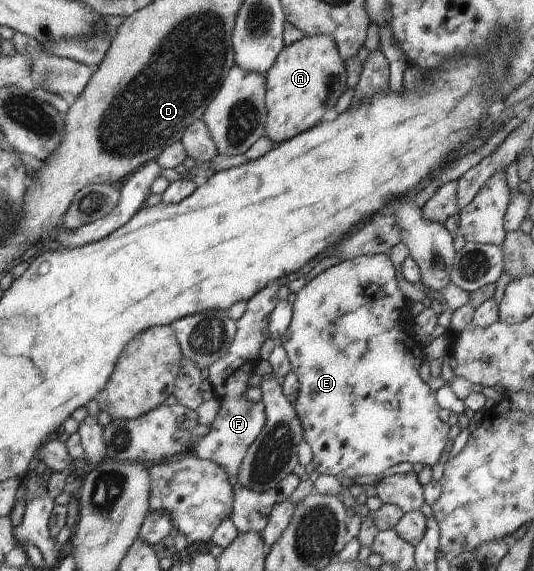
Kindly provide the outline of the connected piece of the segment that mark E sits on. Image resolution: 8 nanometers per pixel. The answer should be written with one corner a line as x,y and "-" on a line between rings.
389,254
373,256
360,256
353,260
341,261
339,264
317,275
296,293
296,300
292,305
292,319
288,329
280,336
278,343
285,348
291,371
299,380
299,396
293,403
293,409
301,422
303,438
313,451
312,466
320,475
330,475
349,483
356,476
378,475
387,469
409,462
429,465
431,468
439,463
439,459
446,444
448,444
448,431
450,427
439,418
441,408
436,402
436,392
431,390
427,382
419,376
419,369
424,364
424,353
415,347
414,317
410,311
410,302
404,297
397,285
395,266

